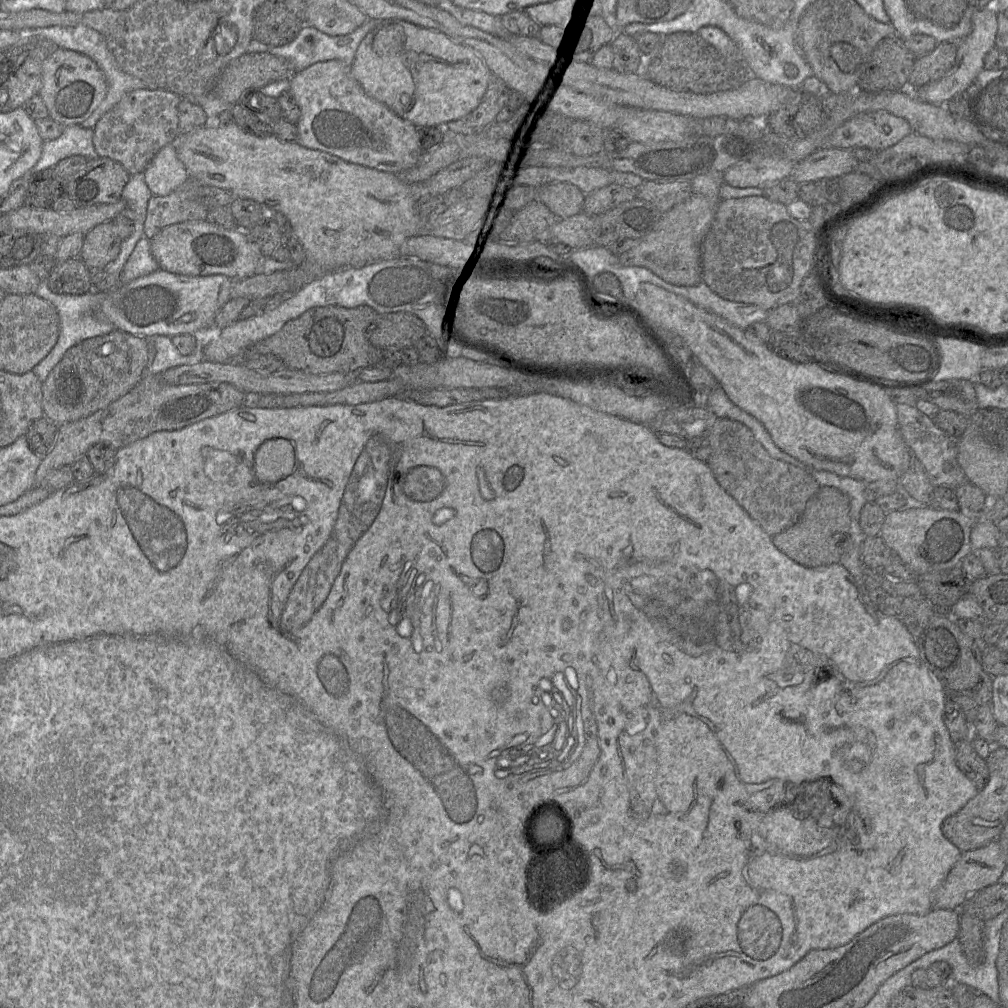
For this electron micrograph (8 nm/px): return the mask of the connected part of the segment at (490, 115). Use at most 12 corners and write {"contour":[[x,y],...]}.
{"contour":[[490,78],[480,104],[444,125],[447,133],[472,134],[492,124],[510,89]]}

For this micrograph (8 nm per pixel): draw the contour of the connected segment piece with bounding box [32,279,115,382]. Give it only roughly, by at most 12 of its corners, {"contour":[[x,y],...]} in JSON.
{"contour":[[41,279],[35,294],[55,306],[59,337],[32,369],[44,382],[71,347],[115,327],[95,316],[108,292],[58,294]]}

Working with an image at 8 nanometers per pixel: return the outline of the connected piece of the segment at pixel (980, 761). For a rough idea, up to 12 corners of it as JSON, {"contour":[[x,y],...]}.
{"contour":[[970,740],[955,743],[959,769],[982,790],[988,782],[986,760]]}

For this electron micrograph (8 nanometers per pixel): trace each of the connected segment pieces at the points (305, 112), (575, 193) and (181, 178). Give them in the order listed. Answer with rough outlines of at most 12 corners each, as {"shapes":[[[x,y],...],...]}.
{"shapes":[[[341,60],[290,77],[298,143],[398,174],[418,128]],[[569,182],[538,187],[535,201],[558,219],[583,211],[586,195]],[[172,143],[143,172],[157,196],[189,179]]]}

